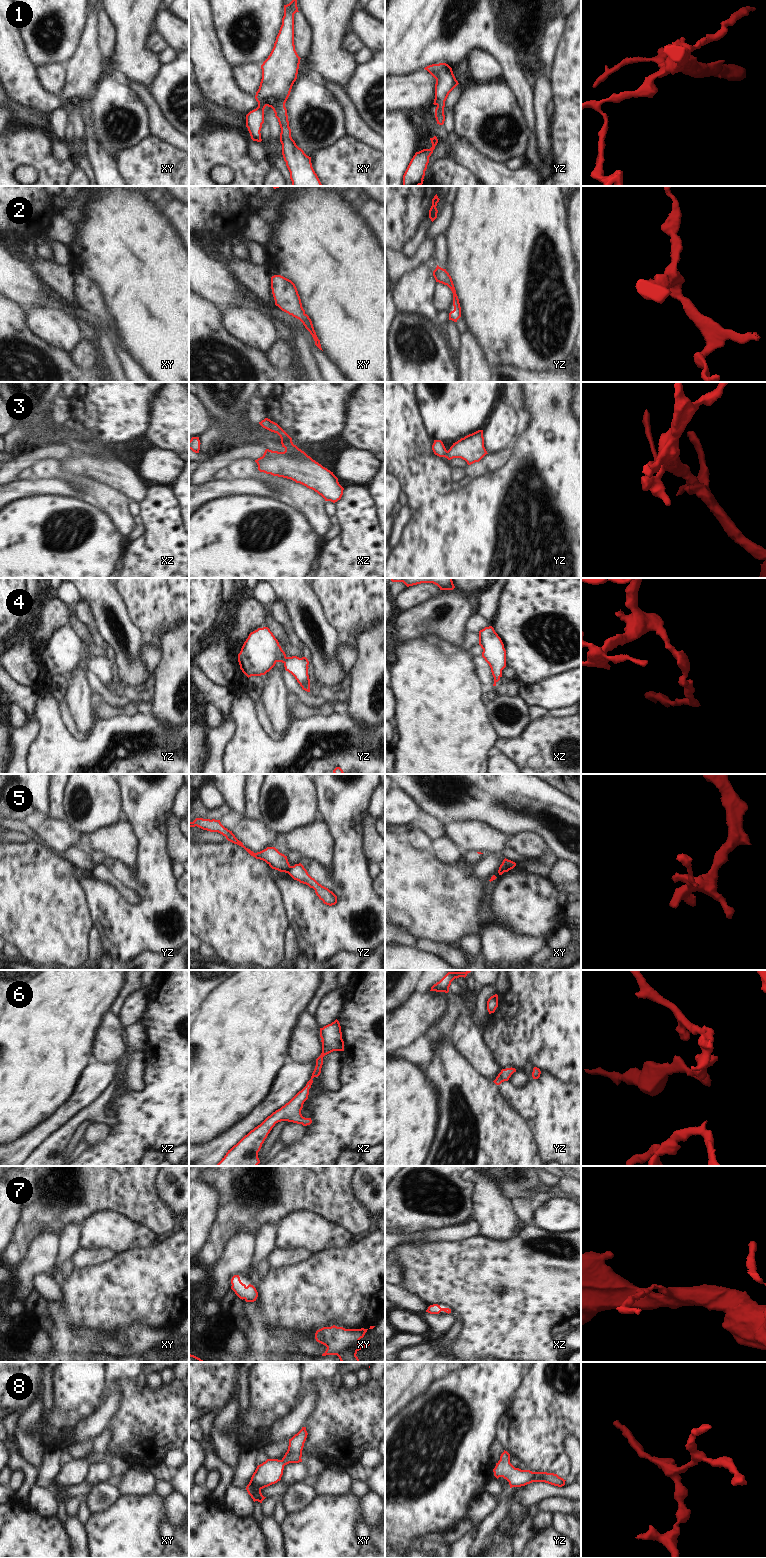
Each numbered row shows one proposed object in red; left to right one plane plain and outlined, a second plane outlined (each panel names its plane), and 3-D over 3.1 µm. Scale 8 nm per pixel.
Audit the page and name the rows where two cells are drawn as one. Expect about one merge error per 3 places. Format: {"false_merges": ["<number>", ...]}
{"false_merges": ["5"]}

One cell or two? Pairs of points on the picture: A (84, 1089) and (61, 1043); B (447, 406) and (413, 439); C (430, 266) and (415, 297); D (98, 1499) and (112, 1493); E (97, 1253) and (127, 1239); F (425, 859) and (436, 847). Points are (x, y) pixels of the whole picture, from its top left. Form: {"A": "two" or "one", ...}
{"A": "two", "B": "two", "C": "one", "D": "one", "E": "two", "F": "two"}

